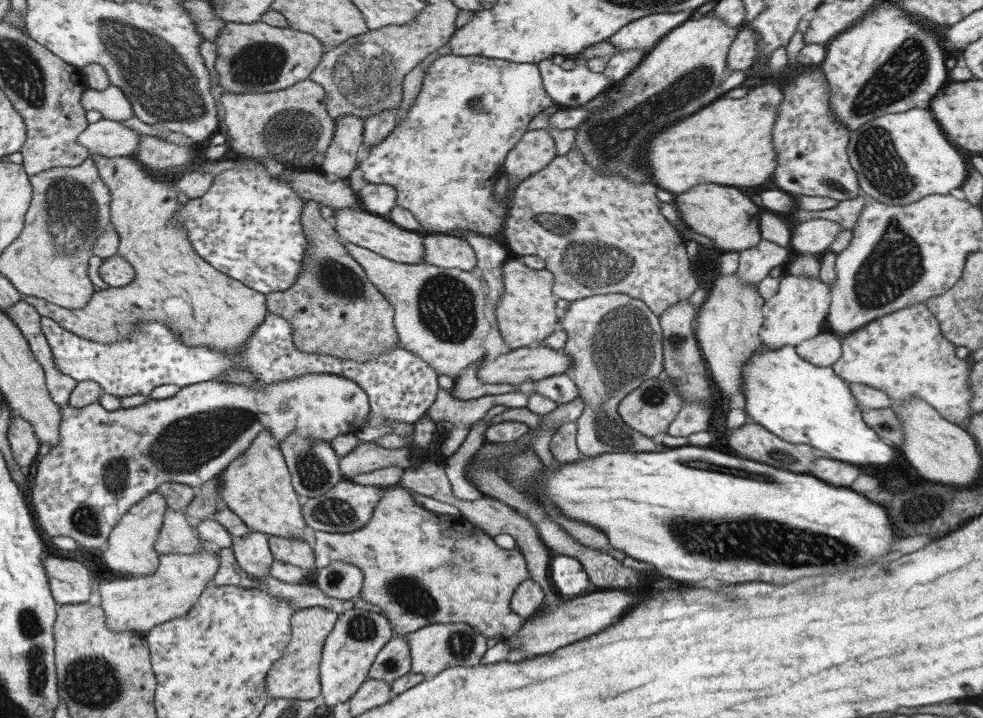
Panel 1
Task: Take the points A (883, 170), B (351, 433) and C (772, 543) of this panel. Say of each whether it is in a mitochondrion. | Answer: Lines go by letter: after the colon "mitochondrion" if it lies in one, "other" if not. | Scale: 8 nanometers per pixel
A: mitochondrion
B: other
C: mitochondrion

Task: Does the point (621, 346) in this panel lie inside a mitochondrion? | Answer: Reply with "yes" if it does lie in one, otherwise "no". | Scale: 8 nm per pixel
yes

